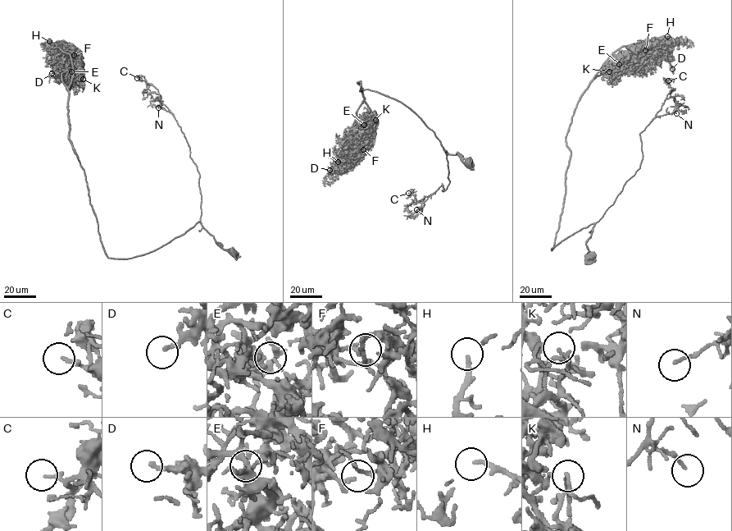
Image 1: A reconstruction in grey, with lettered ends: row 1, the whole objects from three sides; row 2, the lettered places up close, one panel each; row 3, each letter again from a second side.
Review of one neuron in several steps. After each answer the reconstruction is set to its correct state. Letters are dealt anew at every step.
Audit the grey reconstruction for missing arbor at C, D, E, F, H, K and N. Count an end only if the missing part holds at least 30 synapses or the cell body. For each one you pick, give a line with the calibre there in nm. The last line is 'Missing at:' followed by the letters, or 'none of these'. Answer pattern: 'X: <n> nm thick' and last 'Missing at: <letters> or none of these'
C: 160 nm thick
F: 130 nm thick
N: 120 nm thick
Missing at: C, F, N

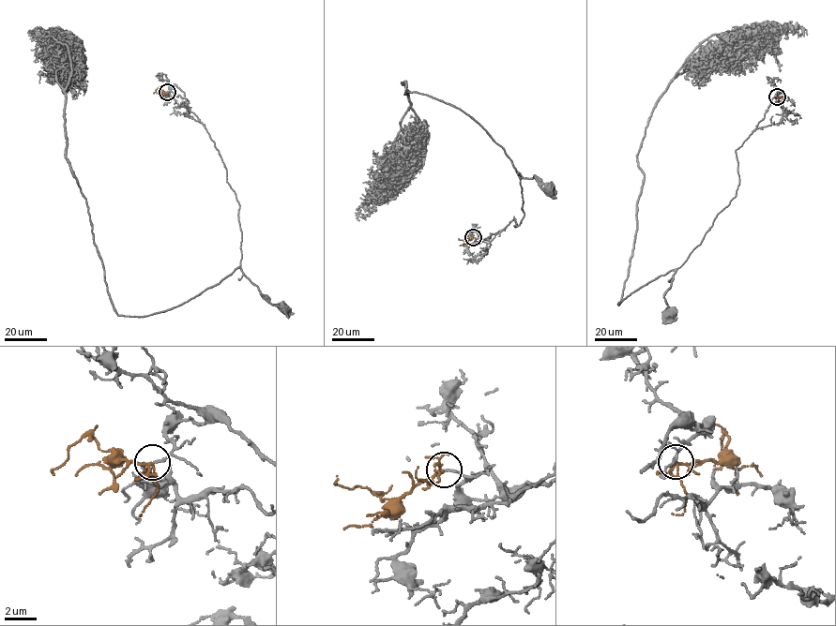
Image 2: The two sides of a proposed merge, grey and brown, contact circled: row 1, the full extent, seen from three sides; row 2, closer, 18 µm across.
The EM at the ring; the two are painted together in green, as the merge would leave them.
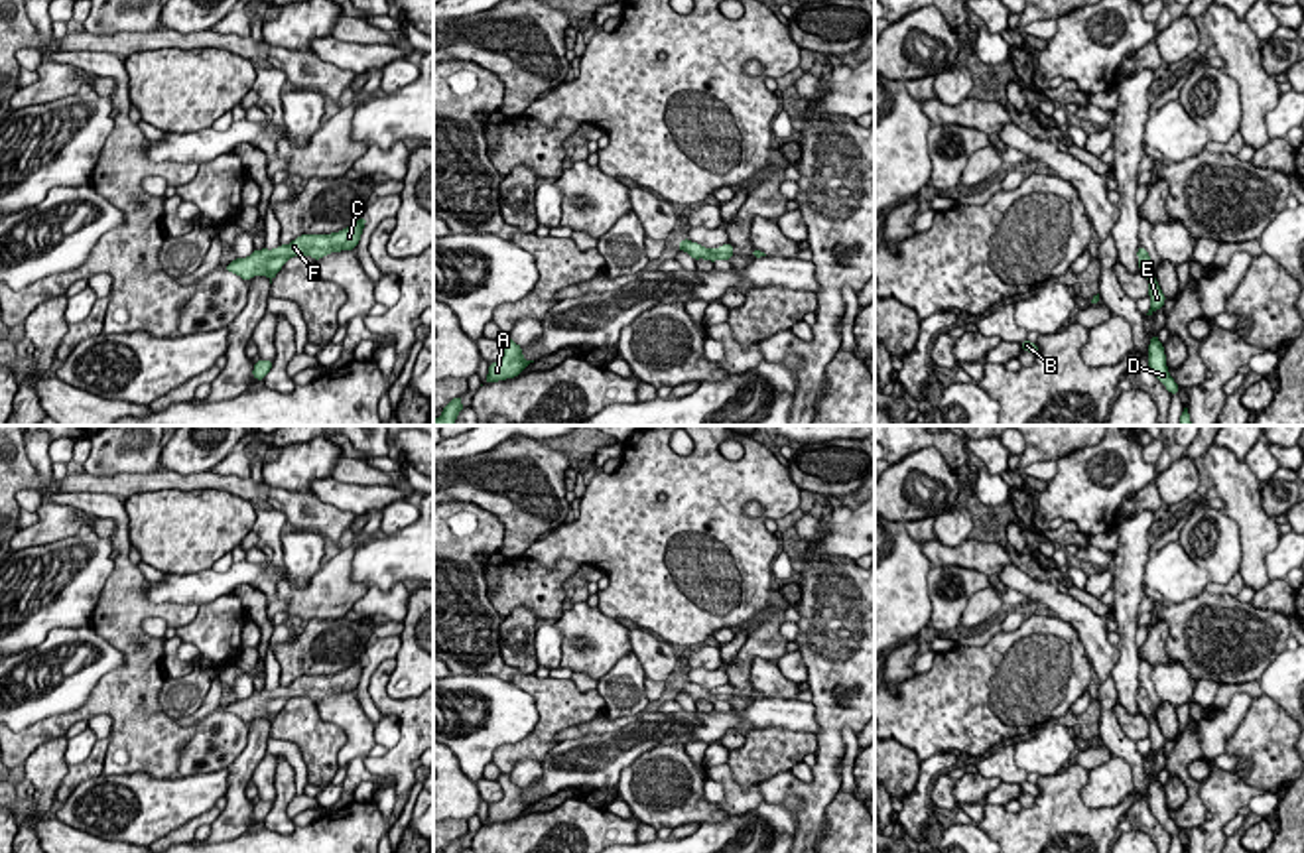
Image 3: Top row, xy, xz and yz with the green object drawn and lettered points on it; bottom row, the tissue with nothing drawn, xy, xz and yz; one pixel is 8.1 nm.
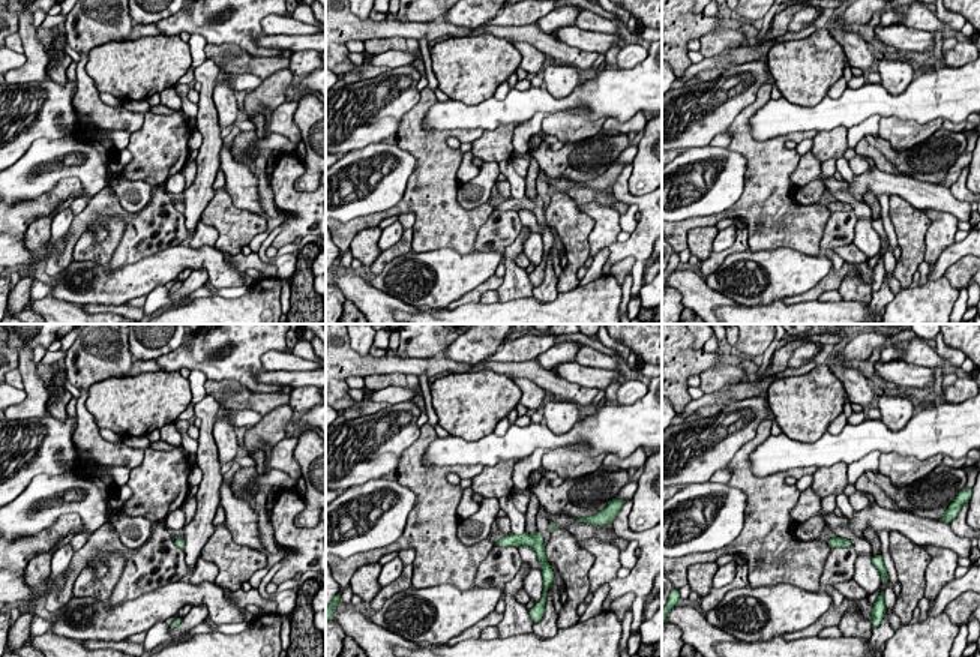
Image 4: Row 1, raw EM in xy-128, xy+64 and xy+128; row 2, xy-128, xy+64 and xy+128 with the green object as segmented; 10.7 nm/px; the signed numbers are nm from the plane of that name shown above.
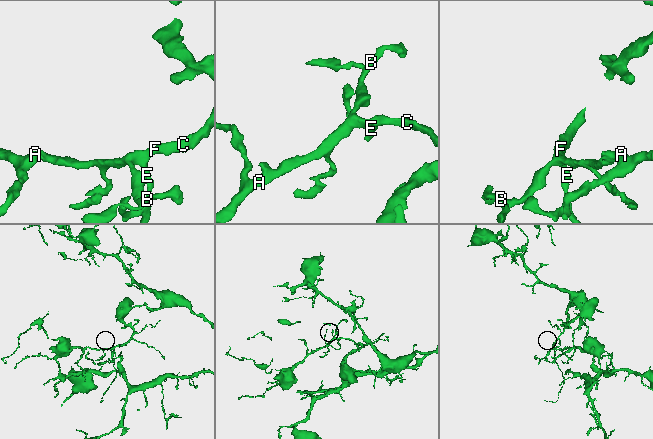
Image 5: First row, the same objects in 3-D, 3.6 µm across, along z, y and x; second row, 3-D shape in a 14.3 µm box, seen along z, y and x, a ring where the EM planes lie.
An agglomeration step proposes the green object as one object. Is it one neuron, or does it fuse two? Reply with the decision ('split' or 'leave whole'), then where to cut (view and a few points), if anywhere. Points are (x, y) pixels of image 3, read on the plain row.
leave whole; no cut

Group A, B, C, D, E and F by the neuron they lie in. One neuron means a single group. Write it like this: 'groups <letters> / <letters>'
groups A B C D E F

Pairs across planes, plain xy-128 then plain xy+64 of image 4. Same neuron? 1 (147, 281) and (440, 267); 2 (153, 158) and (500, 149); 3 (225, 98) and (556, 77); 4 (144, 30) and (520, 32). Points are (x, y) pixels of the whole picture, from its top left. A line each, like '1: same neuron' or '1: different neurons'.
1: same neuron
2: same neuron
3: same neuron
4: same neuron

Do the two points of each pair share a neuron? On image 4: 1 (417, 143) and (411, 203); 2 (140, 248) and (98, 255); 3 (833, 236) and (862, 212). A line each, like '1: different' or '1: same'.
1: same
2: different
3: different

